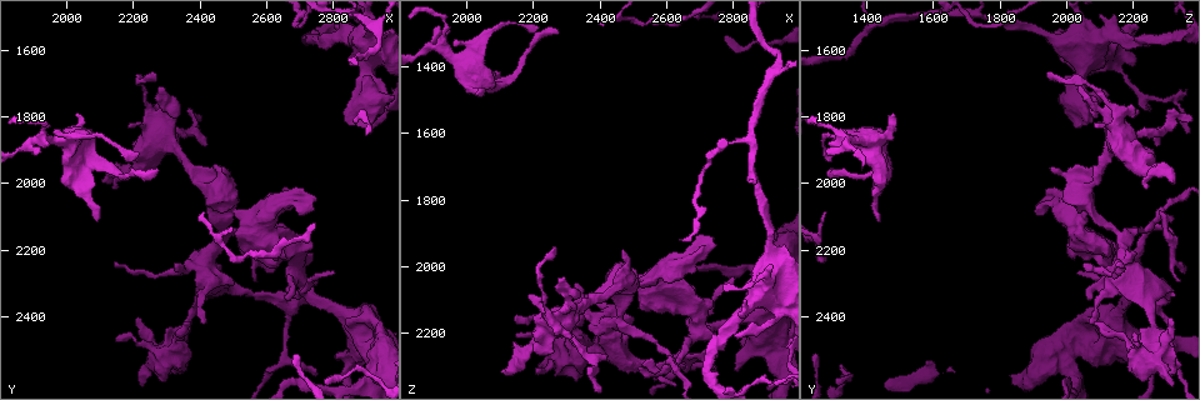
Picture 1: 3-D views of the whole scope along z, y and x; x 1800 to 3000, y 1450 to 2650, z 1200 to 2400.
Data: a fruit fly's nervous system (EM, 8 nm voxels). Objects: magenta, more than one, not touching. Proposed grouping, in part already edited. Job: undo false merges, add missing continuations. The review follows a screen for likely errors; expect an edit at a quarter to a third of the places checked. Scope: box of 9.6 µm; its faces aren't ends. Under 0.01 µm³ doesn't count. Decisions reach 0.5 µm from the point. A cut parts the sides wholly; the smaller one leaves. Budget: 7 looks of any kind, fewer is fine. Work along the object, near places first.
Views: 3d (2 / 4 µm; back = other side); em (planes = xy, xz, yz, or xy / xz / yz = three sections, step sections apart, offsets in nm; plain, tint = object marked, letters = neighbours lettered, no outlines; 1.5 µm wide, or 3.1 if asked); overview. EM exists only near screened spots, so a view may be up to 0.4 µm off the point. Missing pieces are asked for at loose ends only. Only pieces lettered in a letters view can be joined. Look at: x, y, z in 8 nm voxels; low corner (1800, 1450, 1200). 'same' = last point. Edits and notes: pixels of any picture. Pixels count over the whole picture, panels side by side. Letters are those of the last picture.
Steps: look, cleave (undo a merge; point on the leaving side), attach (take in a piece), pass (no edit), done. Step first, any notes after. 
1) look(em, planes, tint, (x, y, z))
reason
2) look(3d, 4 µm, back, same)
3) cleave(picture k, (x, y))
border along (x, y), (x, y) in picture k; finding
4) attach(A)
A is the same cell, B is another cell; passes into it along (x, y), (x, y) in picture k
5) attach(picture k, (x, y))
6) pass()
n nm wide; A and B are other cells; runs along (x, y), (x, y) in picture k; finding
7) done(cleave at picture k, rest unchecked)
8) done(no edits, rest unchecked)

look(3d, 2 µm, (2030, 1800, 1490))
free end

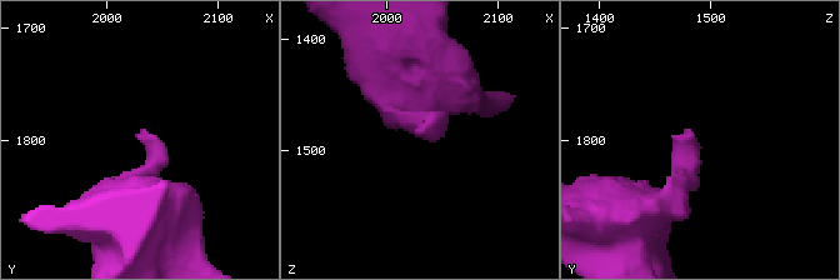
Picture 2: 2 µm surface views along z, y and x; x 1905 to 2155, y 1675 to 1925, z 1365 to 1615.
look(em, planes, letters, (2030, 1798, 1484))

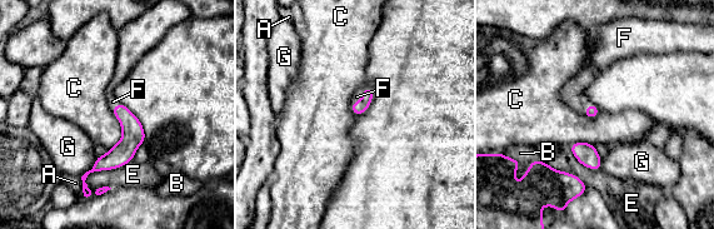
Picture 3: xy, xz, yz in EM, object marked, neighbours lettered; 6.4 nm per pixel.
attach(F)
F is the same cell, A, B, C, E and G are other cells; passes into it along (358, 108), (362, 98), (356, 96) in picture 3; it goes on there

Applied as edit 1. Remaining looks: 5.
look(3d, 4 µm, (2400, 2430, 2070))
thin end

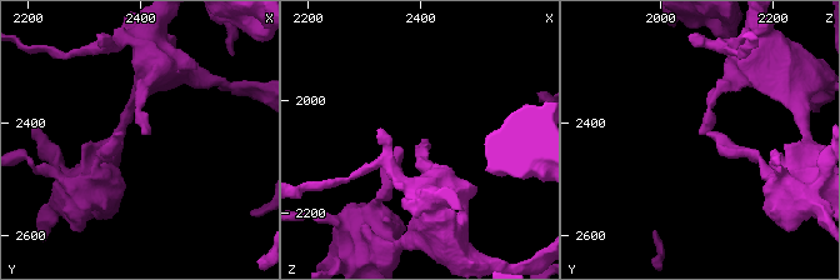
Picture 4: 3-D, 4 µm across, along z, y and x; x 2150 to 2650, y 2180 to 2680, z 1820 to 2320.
look(em, planes, tint, (2405, 2420, 2065))

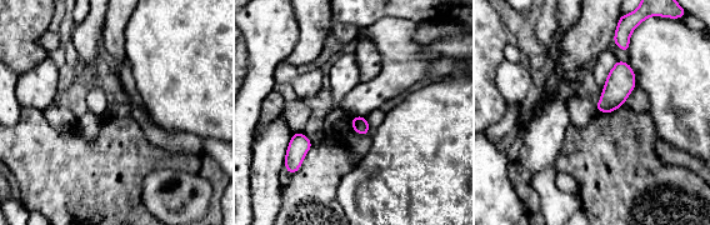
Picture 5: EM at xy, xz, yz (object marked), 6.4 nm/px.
look(em, planes, letters, same)

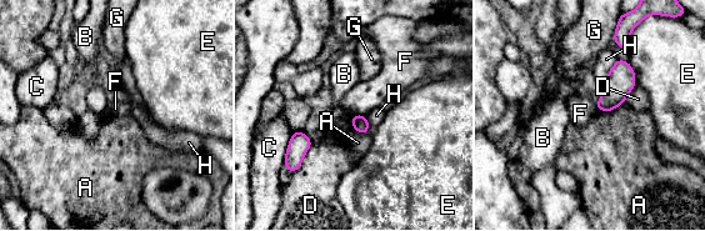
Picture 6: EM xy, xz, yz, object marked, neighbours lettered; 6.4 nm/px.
pass()
A, B, C, D, E, F, G and H are other cells; none of them fits

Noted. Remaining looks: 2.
done(attach at picture 3, rest unchecked)

